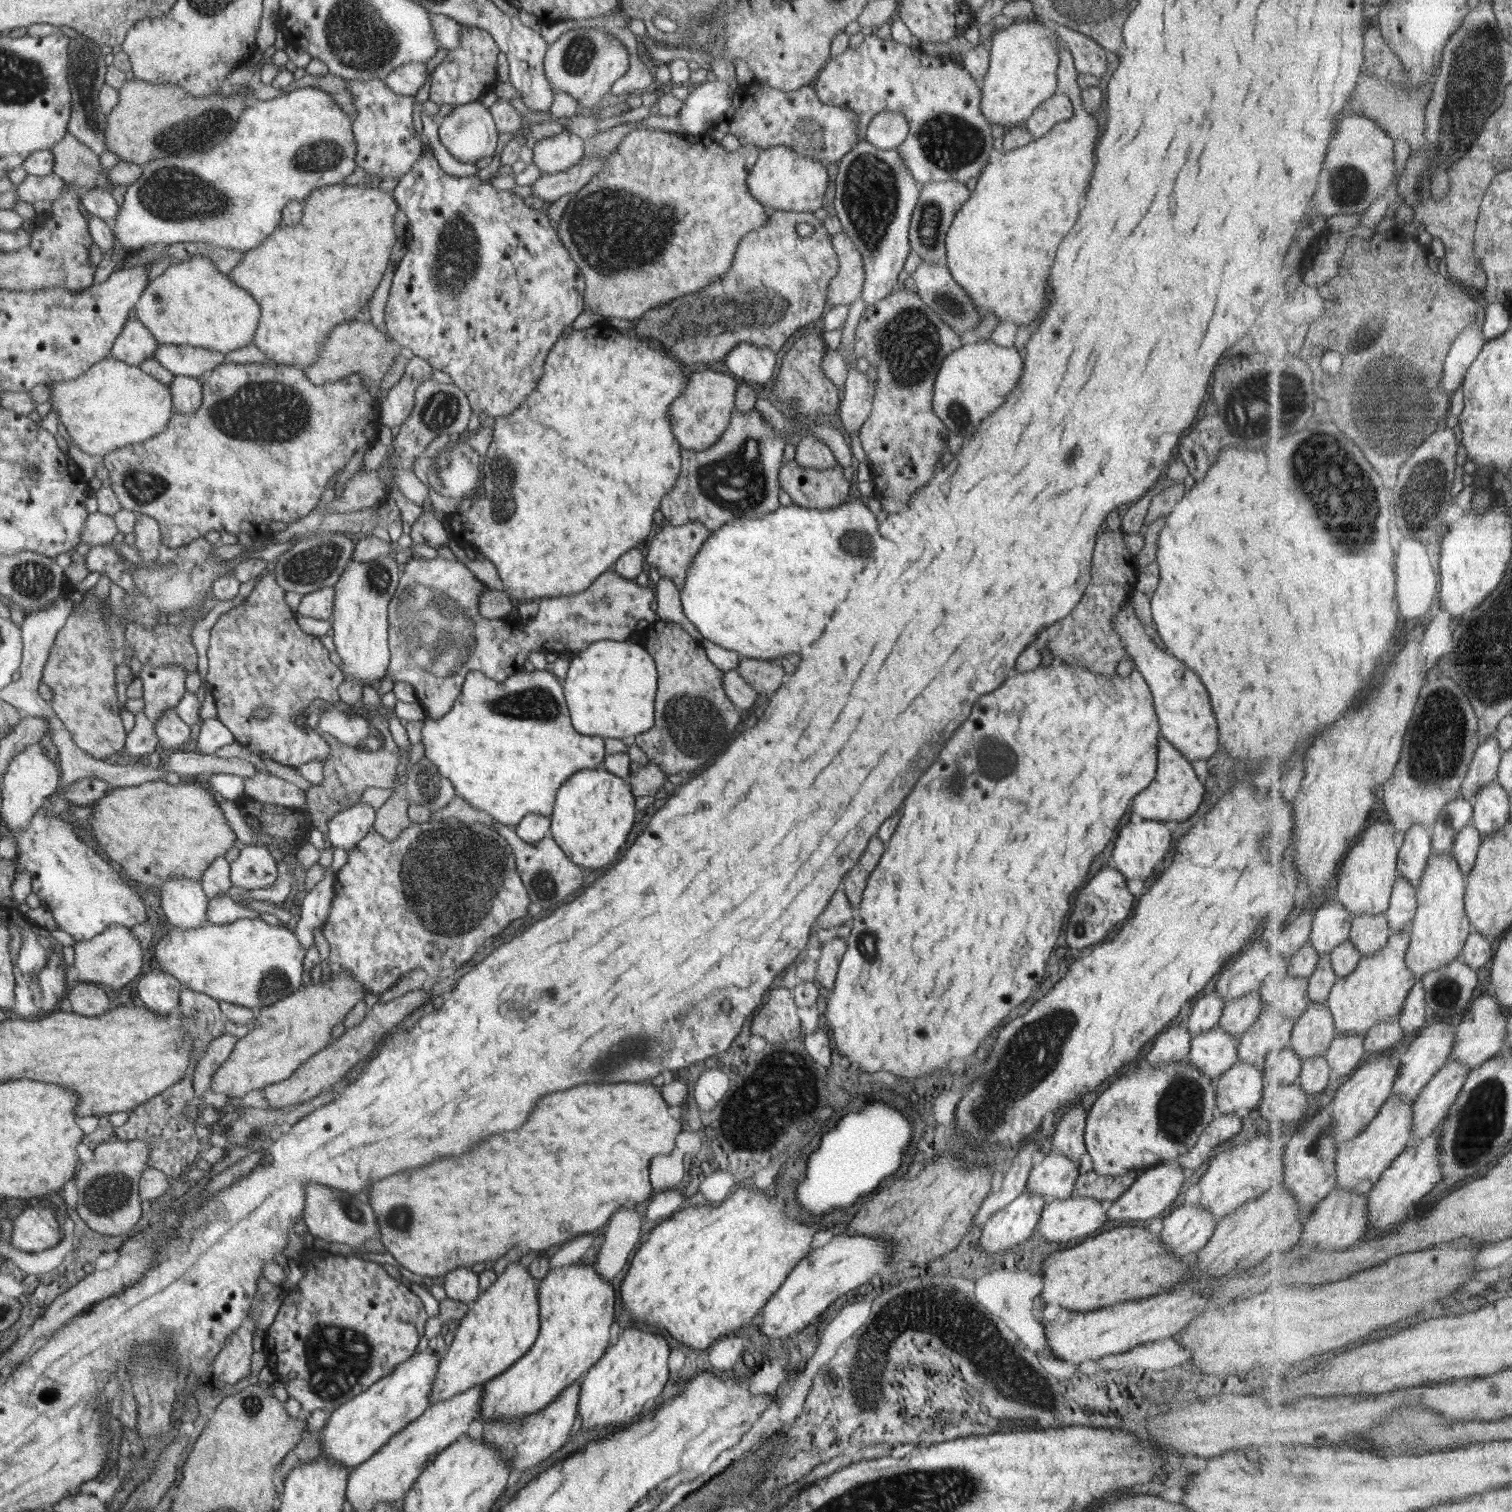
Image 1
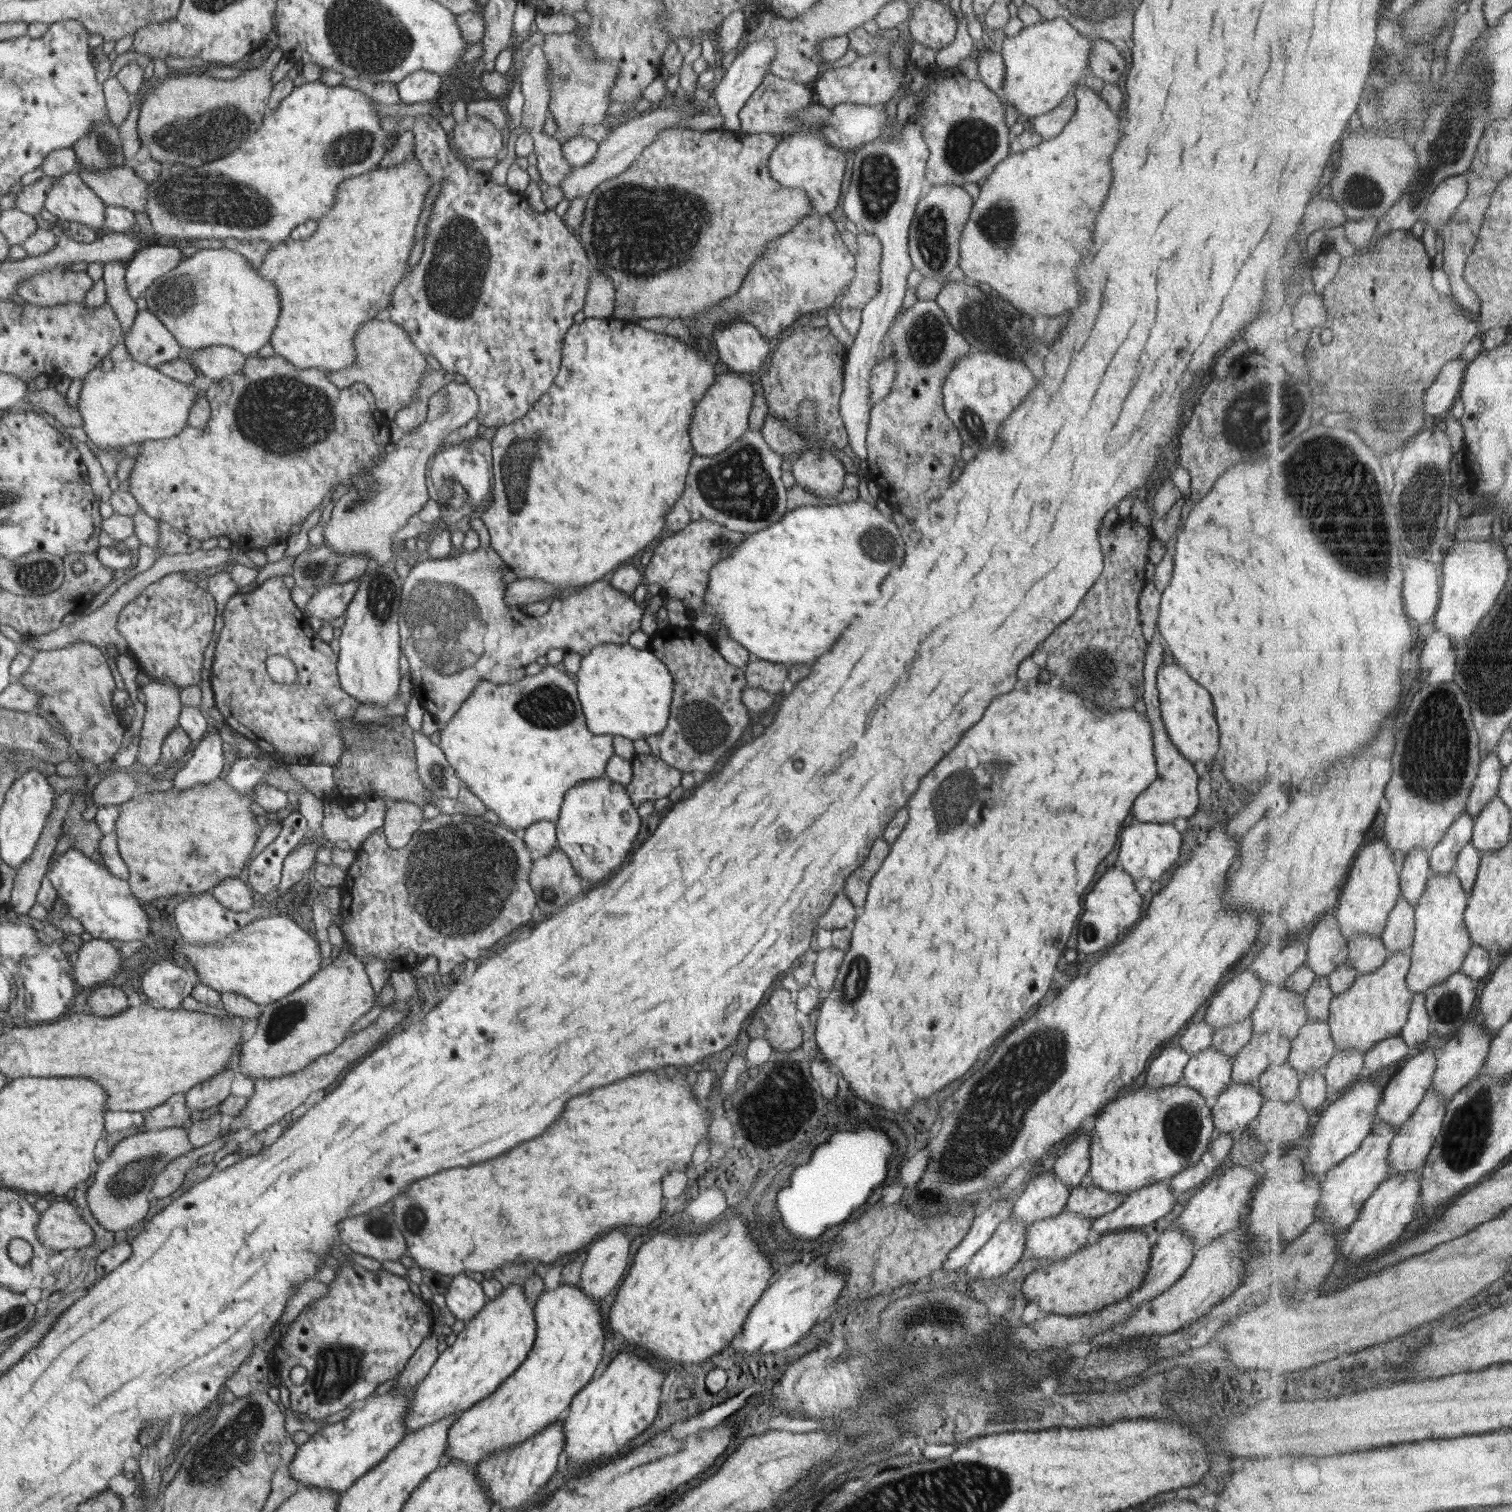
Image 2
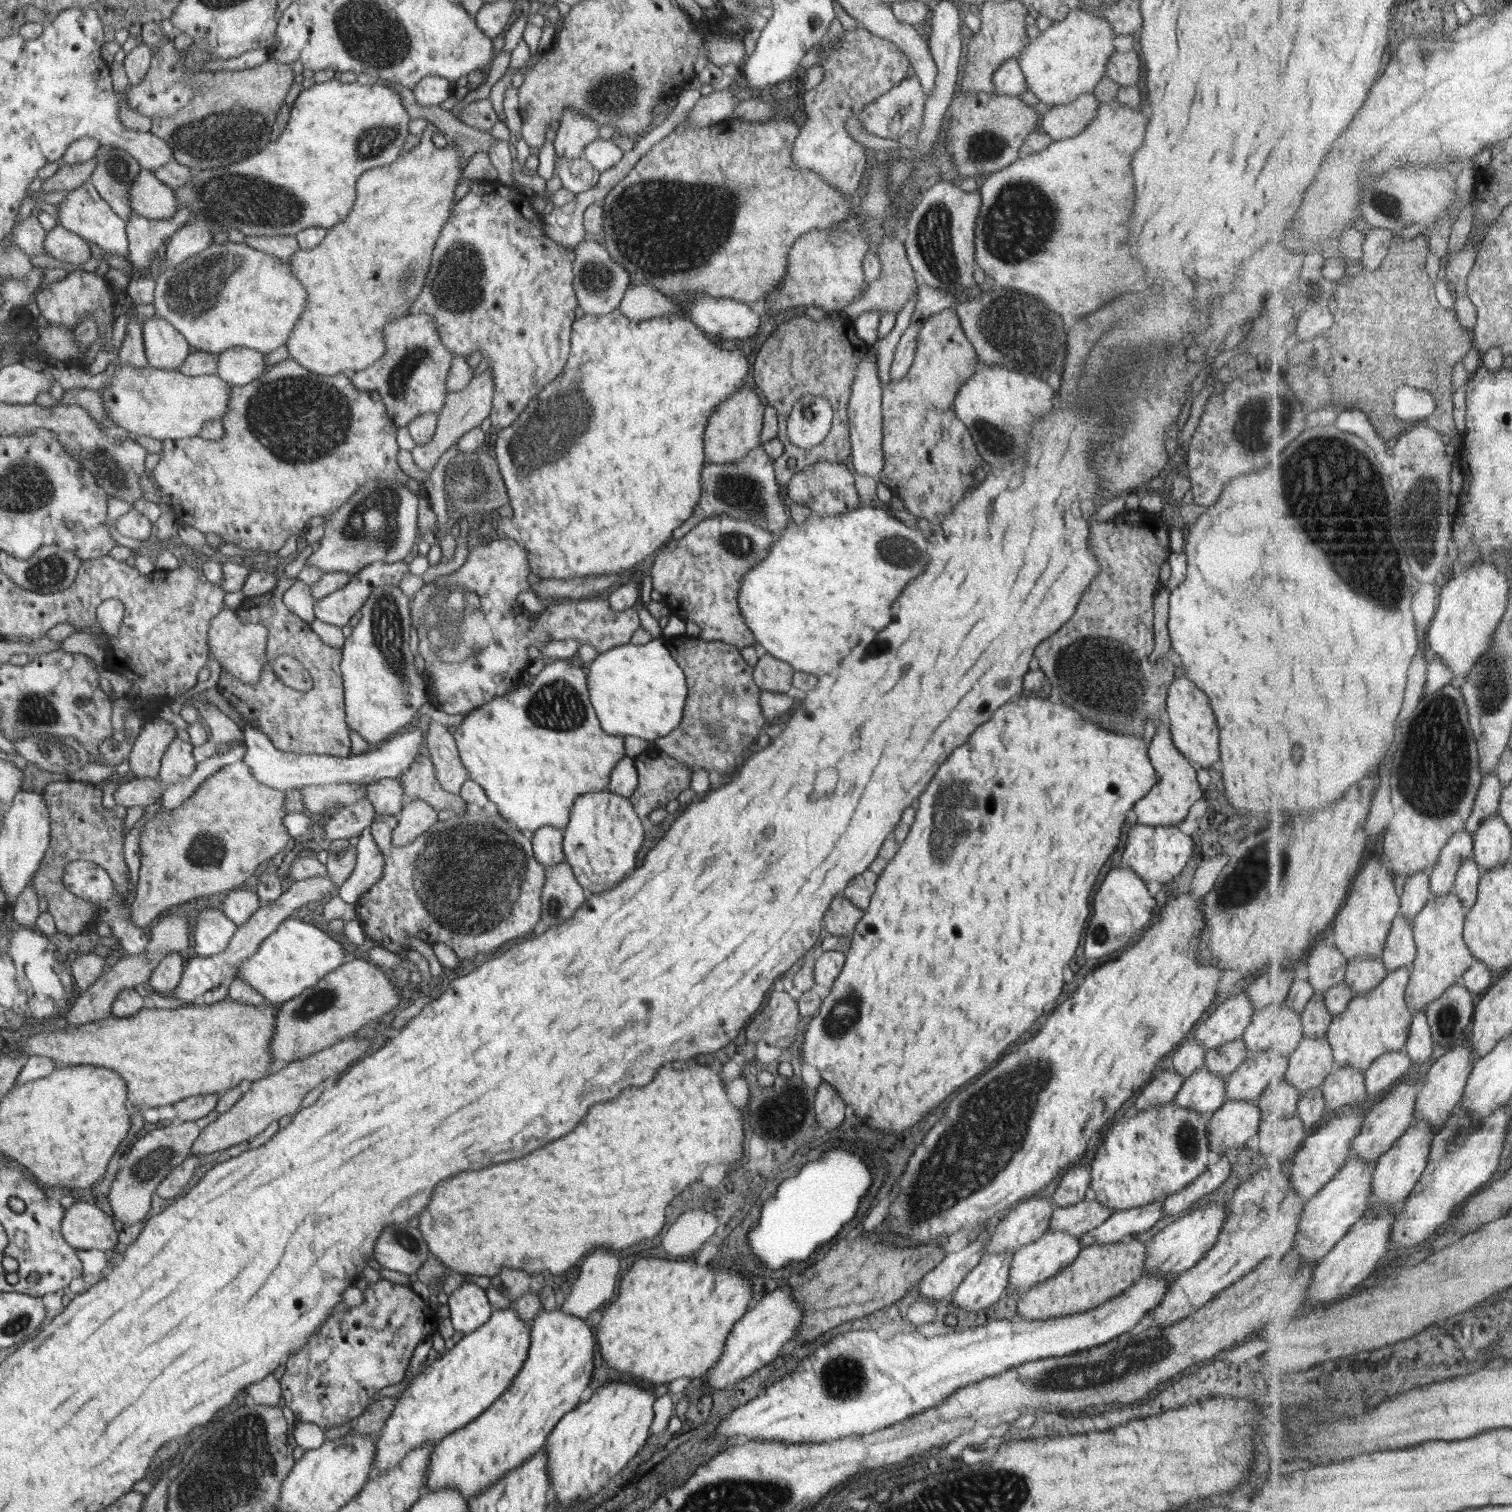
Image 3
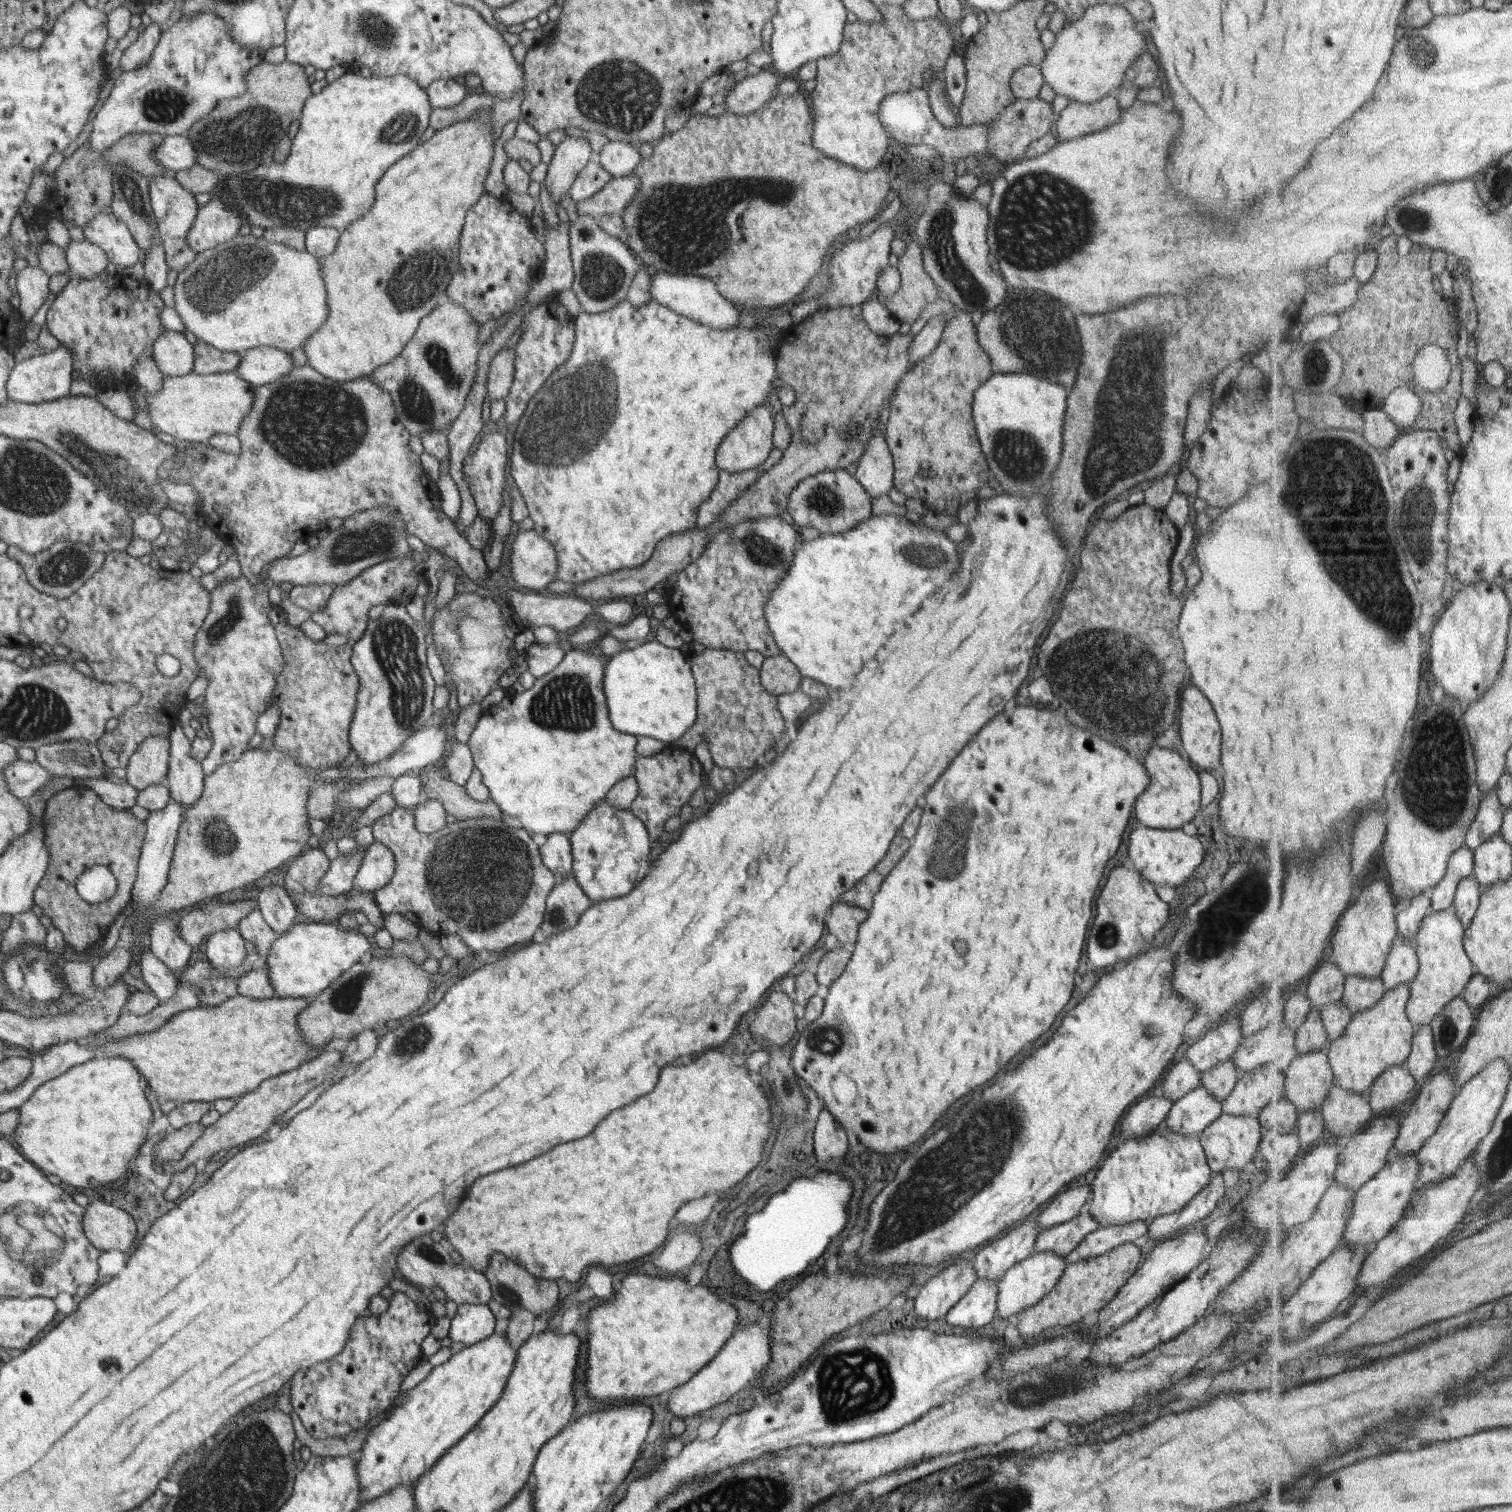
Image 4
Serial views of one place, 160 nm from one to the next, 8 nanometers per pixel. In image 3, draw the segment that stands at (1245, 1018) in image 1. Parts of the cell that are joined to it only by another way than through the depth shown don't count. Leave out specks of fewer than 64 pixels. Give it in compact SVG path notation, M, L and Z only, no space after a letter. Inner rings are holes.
M1243 1039L1233 1040L1206 1052L1205 1067L1219 1078L1227 1078L1248 1056Z

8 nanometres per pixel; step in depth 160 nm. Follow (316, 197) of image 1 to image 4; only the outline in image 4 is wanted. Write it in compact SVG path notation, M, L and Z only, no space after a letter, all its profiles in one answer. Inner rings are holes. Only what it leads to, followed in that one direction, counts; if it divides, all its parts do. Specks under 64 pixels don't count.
M482 109L477 118L472 117L465 121L458 121L451 126L441 128L435 131L430 139L426 139L423 145L417 146L411 150L403 160L396 162L380 178L376 183L376 199L371 209L363 214L363 217L356 220L351 226L341 230L340 240L336 245L336 250L328 256L320 256L321 270L323 271L324 282L327 283L327 302L328 308L331 311L327 316L327 320L305 343L302 348L308 356L308 363L314 370L320 371L320 374L327 375L328 378L336 379L337 381L354 381L367 379L375 372L379 366L387 365L395 360L400 353L406 348L411 337L414 336L416 329L419 328L419 322L427 317L438 304L446 300L446 286L449 285L449 279L454 271L458 269L457 255L459 254L459 240L462 227L464 227L467 212L478 202L486 191L486 178L490 174L492 161L494 158L494 110L487 111Z

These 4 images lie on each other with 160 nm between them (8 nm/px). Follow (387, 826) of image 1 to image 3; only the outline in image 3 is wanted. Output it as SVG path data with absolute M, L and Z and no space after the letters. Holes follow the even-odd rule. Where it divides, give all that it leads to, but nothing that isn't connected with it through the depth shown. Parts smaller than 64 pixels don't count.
M422 799L404 803L402 810L396 816L399 818L394 832L396 846L411 843L438 821L438 812L429 802Z

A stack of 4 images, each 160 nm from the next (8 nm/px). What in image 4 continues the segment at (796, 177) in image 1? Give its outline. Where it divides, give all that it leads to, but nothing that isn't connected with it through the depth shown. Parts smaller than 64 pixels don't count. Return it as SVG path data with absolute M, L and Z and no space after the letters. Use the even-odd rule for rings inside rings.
M877 5L877 11L883 16L881 23L862 21L847 22L844 27L840 50L817 60L817 85L808 93L812 100L814 117L812 142L820 154L836 159L836 162L848 164L856 170L868 172L876 168L886 154L890 136L879 119L882 99L897 91L924 88L928 76L944 71L948 57L954 54L954 28L939 15L926 19L911 19L905 15L902 6Z

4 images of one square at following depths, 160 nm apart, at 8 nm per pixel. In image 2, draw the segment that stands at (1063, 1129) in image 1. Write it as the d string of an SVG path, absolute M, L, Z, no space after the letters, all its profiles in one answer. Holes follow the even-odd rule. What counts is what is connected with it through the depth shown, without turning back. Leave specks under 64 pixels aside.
M1083 1131L1076 1133L1070 1144L1064 1146L1062 1154L1054 1161L1055 1175L1068 1190L1081 1186L1082 1178L1090 1166L1089 1139Z

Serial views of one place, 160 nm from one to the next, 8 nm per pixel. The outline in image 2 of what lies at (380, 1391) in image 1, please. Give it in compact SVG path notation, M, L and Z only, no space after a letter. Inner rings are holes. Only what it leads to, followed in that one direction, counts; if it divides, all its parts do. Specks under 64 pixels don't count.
M393 1388L384 1396L366 1398L359 1404L355 1404L353 1413L349 1417L336 1423L328 1424L309 1438L307 1442L300 1445L300 1450L296 1453L296 1458L289 1466L290 1476L304 1486L317 1486L326 1490L335 1490L342 1493L351 1488L351 1486L362 1478L366 1473L375 1468L379 1462L382 1462L387 1454L391 1452L406 1436L407 1414L411 1412L411 1402L414 1400L414 1394L410 1391L402 1391L401 1388Z

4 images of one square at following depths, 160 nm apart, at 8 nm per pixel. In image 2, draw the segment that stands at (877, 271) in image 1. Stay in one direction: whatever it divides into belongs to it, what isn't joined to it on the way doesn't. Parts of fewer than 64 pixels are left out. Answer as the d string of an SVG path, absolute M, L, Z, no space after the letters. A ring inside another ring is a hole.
M908 122L901 130L901 133L890 142L874 139L862 145L860 152L854 156L852 166L852 178L850 180L848 192L844 194L844 217L852 221L858 230L863 233L873 234L883 246L880 269L880 287L878 295L872 301L865 303L862 307L862 324L854 342L851 344L846 356L845 370L843 378L843 391L839 400L839 413L843 419L846 428L846 434L849 438L847 450L854 459L859 463L861 460L867 460L868 449L866 446L871 415L870 400L870 383L871 374L878 360L878 353L882 352L885 336L887 335L890 325L893 323L895 316L902 308L902 301L906 293L906 278L913 269L913 262L909 255L909 228L915 216L916 205L921 198L922 181L925 179L926 163L928 163L929 146L925 141L922 125L914 122Z

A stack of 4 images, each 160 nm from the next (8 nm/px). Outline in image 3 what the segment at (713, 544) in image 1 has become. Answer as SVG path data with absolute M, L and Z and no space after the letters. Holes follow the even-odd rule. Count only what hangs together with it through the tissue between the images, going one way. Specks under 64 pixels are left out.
M865 505L824 518L813 512L802 525L790 521L769 548L767 557L741 579L737 601L742 616L752 631L752 638L768 655L786 662L798 672L816 676L830 674L858 644L858 630L868 628L868 622L876 616L876 612L888 610L898 598L898 590L902 592L910 580L924 572L924 562L928 562L928 558L924 558L924 550L916 548L922 546L920 534L919 530L906 526L888 510ZM884 546L890 546L890 554L894 550L916 550L916 558L894 564L882 554Z

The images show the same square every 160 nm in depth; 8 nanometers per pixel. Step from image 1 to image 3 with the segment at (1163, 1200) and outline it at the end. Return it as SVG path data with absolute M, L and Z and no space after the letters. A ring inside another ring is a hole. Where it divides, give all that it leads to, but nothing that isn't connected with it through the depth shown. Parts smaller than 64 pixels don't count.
M1160 1202L1113 1212L1100 1226L1085 1232L1079 1241L1082 1247L1118 1242L1124 1238L1136 1236L1144 1230L1150 1230L1163 1216Z

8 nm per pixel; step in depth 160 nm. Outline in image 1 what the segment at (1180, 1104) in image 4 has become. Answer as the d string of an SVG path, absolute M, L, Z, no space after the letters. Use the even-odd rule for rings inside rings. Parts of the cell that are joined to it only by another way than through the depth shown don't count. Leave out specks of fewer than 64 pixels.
M1219 1025L1191 1040L1187 1063L1195 1066L1216 1083L1225 1070L1238 1061L1237 1044L1240 1038L1232 1036Z

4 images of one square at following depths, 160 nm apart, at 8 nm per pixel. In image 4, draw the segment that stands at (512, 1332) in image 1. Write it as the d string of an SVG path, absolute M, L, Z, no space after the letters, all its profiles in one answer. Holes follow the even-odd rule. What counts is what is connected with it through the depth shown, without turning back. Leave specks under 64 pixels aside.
M495 1329L492 1336L455 1353L448 1361L432 1369L414 1388L396 1397L392 1410L388 1411L386 1417L375 1428L369 1430L361 1448L360 1460L357 1461L359 1486L362 1491L361 1504L378 1498L400 1485L413 1487L417 1480L422 1478L445 1452L468 1434L497 1403L505 1390L516 1357L517 1350L507 1341L505 1331Z

